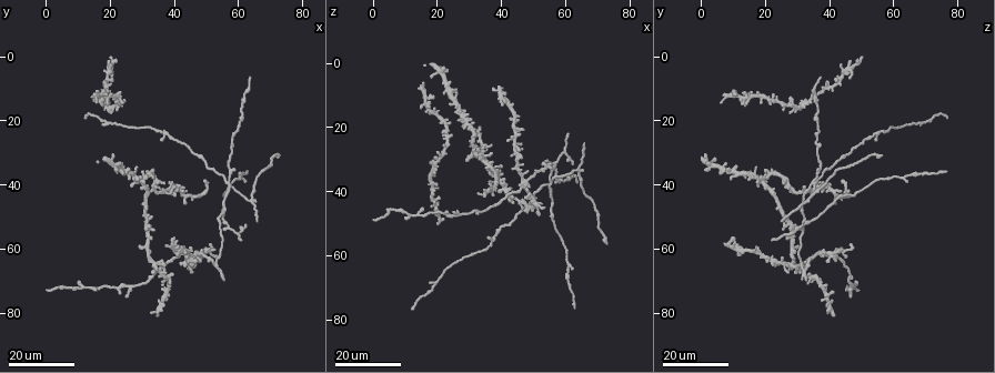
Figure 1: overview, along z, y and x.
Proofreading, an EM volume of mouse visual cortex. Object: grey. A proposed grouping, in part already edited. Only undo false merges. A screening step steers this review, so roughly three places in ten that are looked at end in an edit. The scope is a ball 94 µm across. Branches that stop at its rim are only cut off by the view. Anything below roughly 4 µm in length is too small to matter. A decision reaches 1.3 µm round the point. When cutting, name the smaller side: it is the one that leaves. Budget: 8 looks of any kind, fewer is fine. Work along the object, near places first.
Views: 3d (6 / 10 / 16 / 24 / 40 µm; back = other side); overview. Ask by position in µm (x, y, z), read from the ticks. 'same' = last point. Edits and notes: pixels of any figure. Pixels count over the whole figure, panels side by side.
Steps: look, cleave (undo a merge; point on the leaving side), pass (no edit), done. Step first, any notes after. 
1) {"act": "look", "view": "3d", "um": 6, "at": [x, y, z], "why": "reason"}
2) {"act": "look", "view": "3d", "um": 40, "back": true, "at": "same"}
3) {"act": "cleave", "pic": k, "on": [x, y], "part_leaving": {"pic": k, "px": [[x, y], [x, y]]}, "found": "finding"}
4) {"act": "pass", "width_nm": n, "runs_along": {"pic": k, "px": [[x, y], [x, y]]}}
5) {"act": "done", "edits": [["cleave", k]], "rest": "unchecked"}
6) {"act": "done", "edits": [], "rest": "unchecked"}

{"act": "look", "view": "3d", "um": 24, "at": [48, 61, 36], "why": "sudden change in width"}

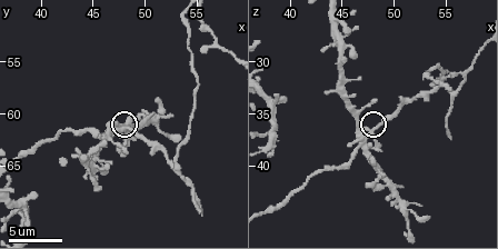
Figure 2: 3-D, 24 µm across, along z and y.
{"act": "look", "view": "3d", "um": 6, "at": [48.0, 61.6, 36.6]}

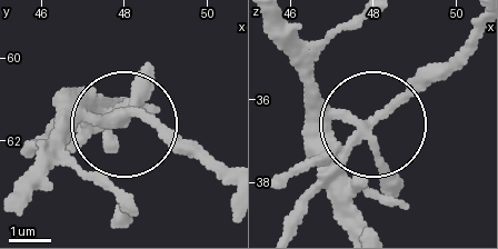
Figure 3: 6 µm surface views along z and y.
{"act": "cleave", "pic": 3, "on": [142, 115], "width_nm": 230, "part_leaving": {"pic": 3, "px": [[345, 151], [479, 23]]}, "found": "two cells meet here"}

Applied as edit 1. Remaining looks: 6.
{"act": "look", "view": "3d", "um": 16, "at": [48, 31, 44], "why": "calibre changes"}

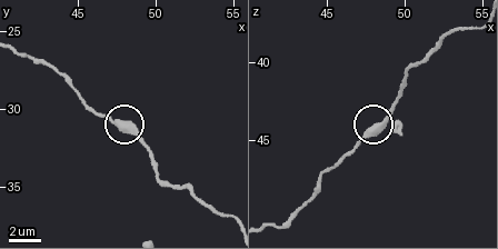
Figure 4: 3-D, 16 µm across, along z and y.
{"act": "look", "view": "3d", "um": 10, "at": [47.6, 31.0, 44.8]}

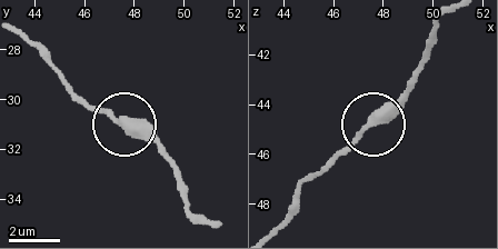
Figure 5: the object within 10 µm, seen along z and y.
{"act": "pass", "found": "all the same cell"}

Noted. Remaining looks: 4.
{"act": "look", "view": "3d", "um": 16, "at": [19, 21, 69], "why": "narrows sharply"}

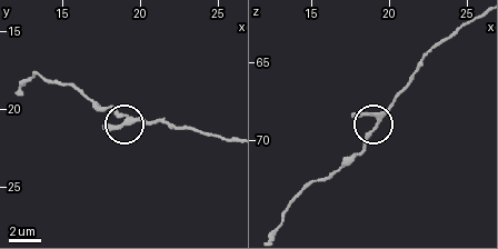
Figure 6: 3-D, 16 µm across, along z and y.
{"act": "look", "view": "3d", "um": 10, "at": "same", "why": "closer look"}

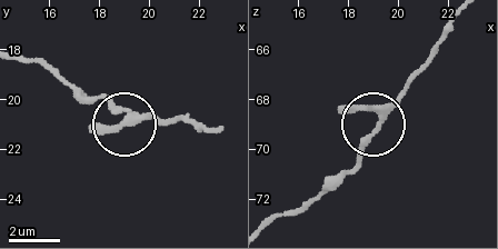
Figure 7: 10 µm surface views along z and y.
{"act": "pass", "arms": 3, "found": "one cell here"}

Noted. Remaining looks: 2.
{"act": "done", "edits": [["cleave", 3]], "rest": "unchecked"}

